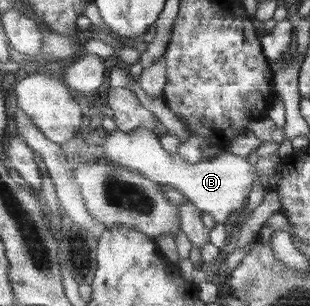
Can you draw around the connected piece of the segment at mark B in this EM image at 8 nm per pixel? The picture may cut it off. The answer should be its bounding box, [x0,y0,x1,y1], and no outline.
[102,127,261,224]

